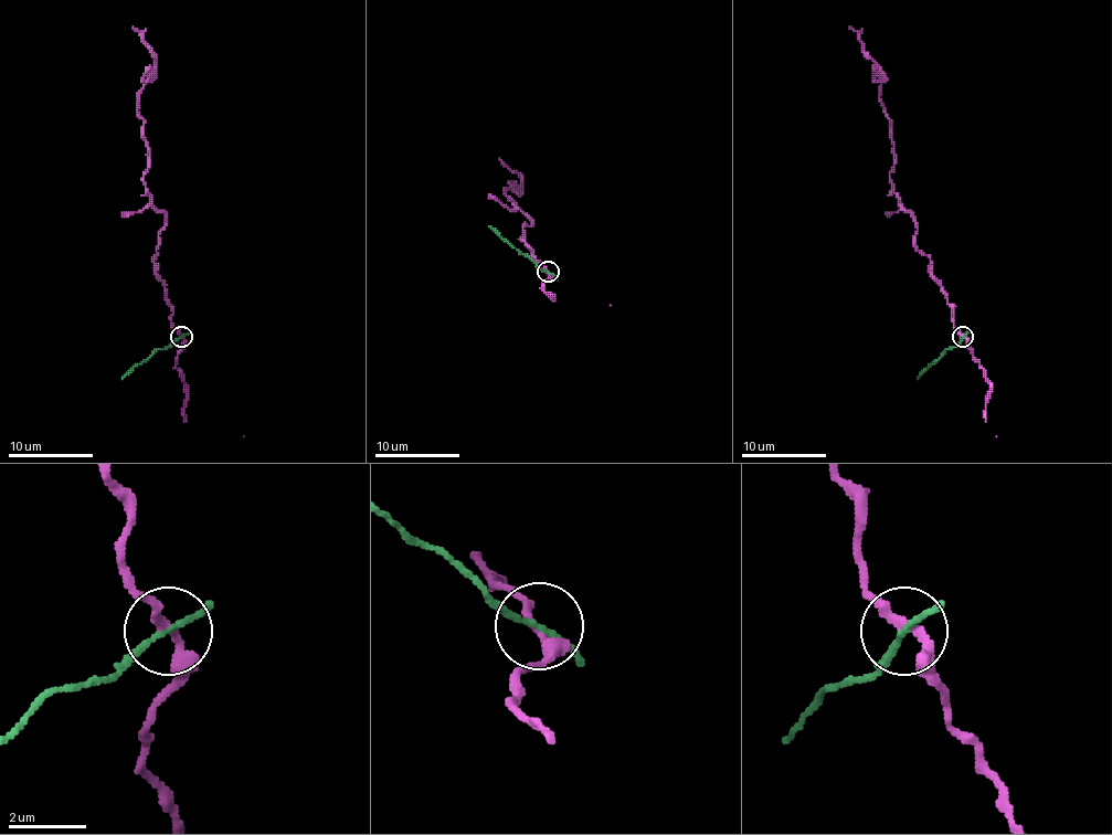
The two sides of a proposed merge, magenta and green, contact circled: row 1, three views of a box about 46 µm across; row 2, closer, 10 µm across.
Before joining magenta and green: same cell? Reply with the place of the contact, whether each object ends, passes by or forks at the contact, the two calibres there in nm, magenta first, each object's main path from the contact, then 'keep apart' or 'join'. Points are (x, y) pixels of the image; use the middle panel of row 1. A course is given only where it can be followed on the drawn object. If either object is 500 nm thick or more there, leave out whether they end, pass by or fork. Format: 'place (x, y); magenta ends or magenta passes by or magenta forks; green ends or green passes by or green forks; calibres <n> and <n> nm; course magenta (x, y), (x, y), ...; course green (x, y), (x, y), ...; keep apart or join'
place (548, 272); magenta passes by; green passes by; calibres 200 and 130 nm; course magenta (549, 271), (520, 239), (525, 224), (531, 222), (504, 192), (520, 183), (520, 175), (499, 158); course green (549, 271), (542, 271), (488, 226); keep apart

